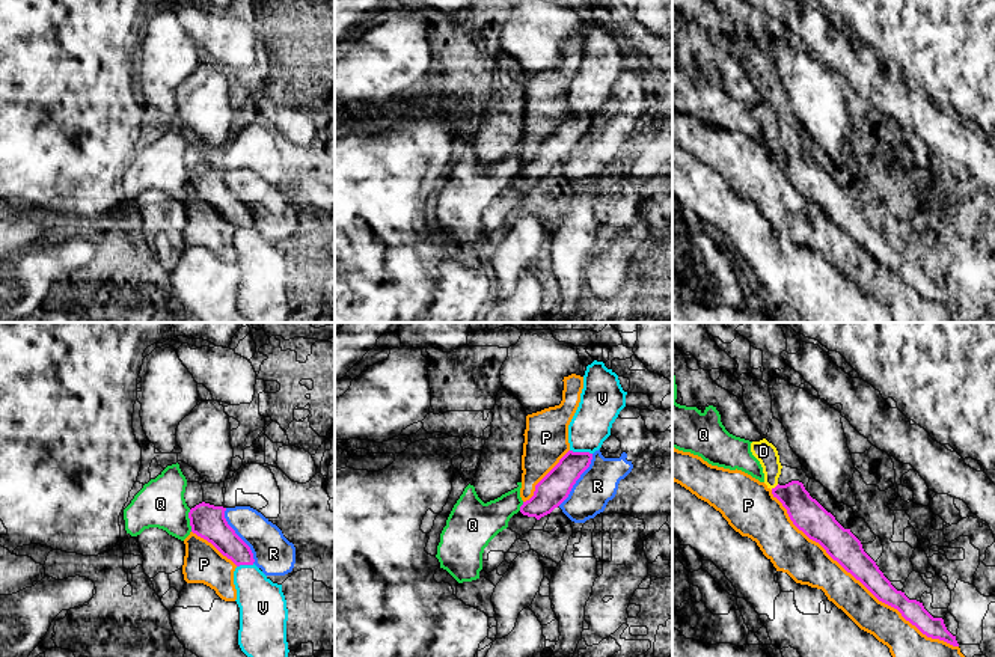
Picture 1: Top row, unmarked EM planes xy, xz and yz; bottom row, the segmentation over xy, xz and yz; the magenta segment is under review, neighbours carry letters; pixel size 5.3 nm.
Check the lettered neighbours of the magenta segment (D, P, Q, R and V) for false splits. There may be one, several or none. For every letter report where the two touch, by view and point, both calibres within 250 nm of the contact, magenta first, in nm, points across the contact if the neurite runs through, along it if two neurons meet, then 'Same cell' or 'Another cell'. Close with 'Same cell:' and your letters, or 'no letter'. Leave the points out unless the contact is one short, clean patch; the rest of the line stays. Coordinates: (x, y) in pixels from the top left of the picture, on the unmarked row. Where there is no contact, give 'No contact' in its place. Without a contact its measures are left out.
D: Touches magenta at yz (775, 149). Thickness 180 nm (magenta) against 110 nm. Path across: yz (807, 177), (775, 149), (763, 113). Same cell
P: Touches magenta at yz (860, 243). Thickness 170 nm (magenta) against 200 nm. Another cell
Q: Touches magenta at xy (190, 183). Thickness 180 nm (magenta) against 260 nm. Another cell
R: Touches magenta at xy (237, 198). Thickness 180 nm (magenta) against 220 nm. Another cell
V: Touches magenta at xz (581, 115). Thickness 170 nm (magenta) against 220 nm. Another cell
Same cell: D

